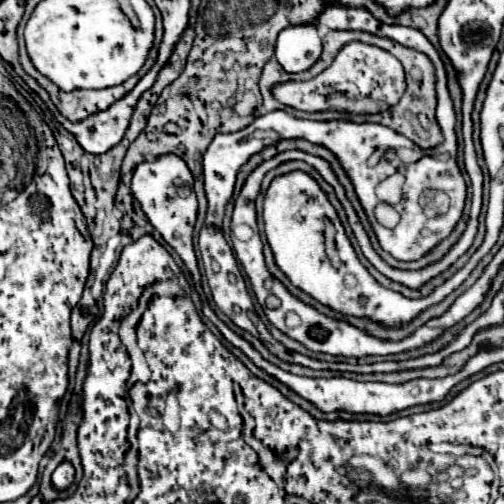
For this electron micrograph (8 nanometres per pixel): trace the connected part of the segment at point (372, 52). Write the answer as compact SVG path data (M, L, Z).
M348 42L338 56L334 58L334 62L320 72L316 78L306 80L306 82L284 82L284 84L276 84L272 88L272 96L286 104L292 106L296 110L304 110L304 112L320 112L320 110L330 110L328 104L328 94L346 94L346 96L354 96L354 98L374 98L374 112L376 108L380 110L388 110L388 106L394 106L400 100L400 94L404 94L404 68L402 64L386 50L372 46L372 44L364 44L364 42Z

